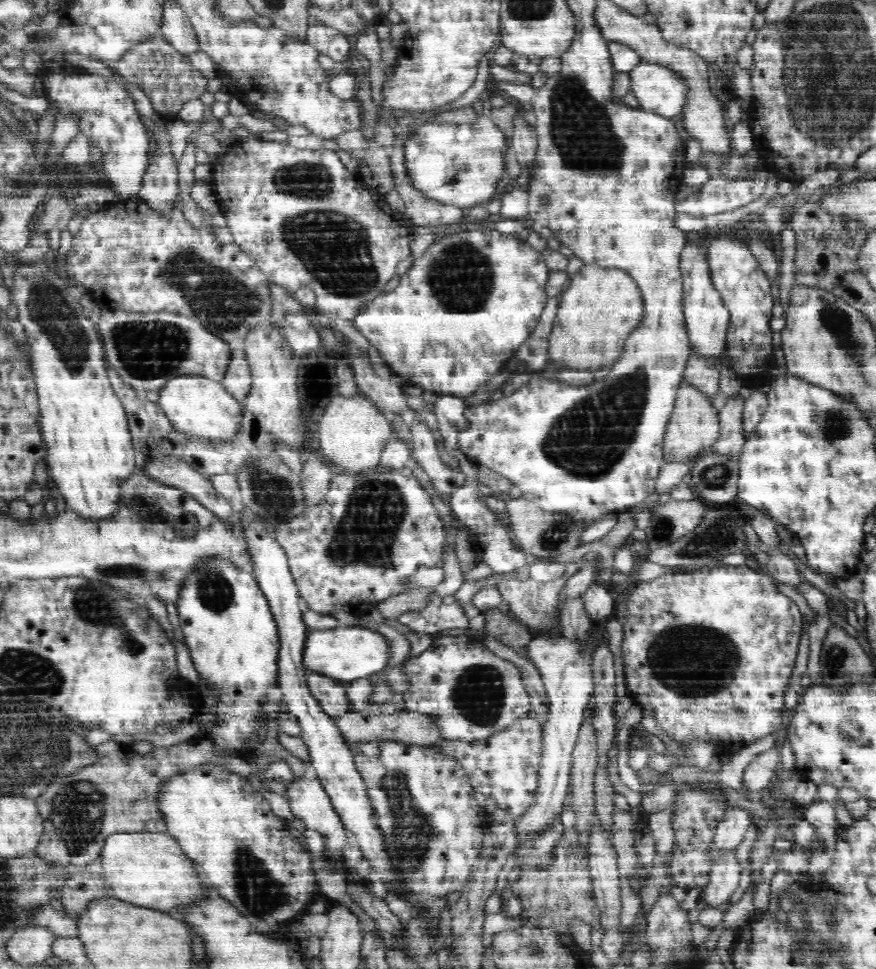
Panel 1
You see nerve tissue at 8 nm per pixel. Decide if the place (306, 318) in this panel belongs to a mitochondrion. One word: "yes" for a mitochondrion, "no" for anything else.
no

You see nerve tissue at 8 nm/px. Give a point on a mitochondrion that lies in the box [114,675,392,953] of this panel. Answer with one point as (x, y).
(259, 891)

